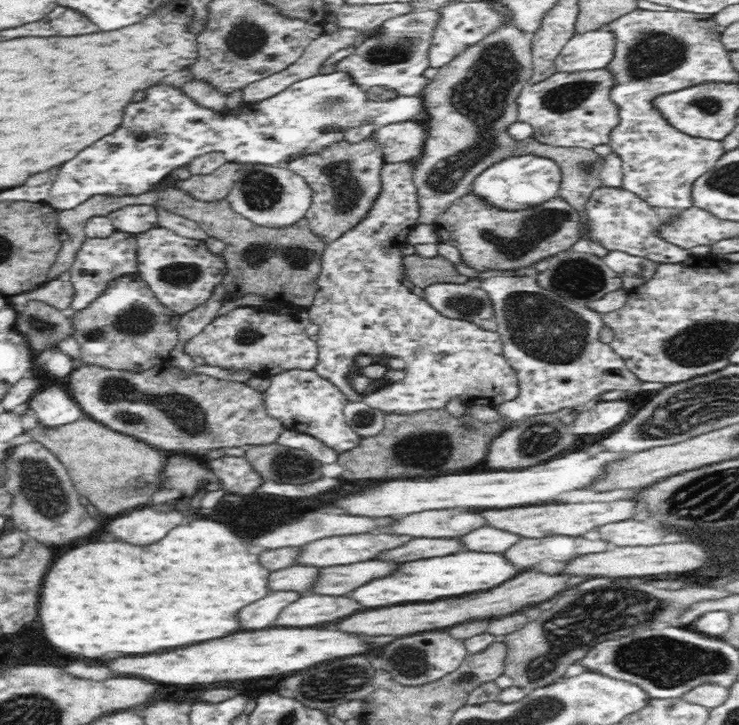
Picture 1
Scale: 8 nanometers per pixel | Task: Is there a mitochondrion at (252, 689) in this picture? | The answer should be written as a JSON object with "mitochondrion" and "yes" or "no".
{"mitochondrion":"no"}

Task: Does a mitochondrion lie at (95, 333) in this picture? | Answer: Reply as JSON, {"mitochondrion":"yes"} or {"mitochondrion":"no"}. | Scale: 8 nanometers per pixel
{"mitochondrion":"yes"}

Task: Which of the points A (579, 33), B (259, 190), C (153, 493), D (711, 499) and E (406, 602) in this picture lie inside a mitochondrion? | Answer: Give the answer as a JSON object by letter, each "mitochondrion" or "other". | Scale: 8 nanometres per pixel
{"A":"other","B":"mitochondrion","C":"other","D":"mitochondrion","E":"other"}

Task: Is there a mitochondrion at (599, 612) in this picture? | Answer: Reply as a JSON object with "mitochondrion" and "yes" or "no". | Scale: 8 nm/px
{"mitochondrion":"yes"}

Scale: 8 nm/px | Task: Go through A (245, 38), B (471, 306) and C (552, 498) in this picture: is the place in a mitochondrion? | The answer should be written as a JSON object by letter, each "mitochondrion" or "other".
{"A":"mitochondrion","B":"mitochondrion","C":"other"}

